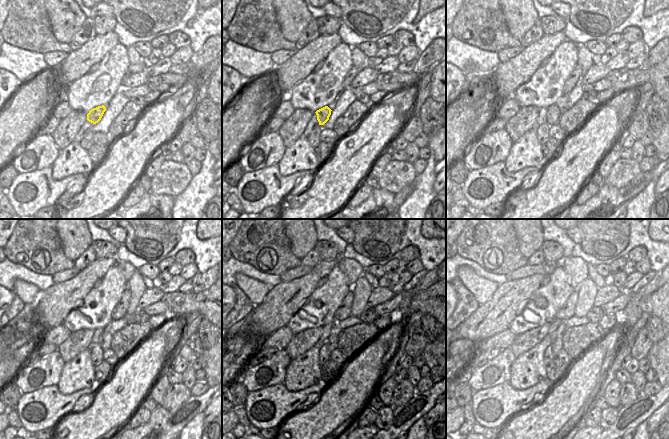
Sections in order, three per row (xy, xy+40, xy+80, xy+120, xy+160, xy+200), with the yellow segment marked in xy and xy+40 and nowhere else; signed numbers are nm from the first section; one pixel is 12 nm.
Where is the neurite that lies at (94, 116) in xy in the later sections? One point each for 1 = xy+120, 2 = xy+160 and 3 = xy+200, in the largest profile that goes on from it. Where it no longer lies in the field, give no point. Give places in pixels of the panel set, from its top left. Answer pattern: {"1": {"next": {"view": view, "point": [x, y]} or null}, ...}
{"1": {"next": {"view": "xy+120", "point": [105, 339]}}, "2": {"next": {"view": "xy+160", "point": [331, 341]}}, "3": {"next": {"view": "xy+200", "point": [557, 344]}}}

